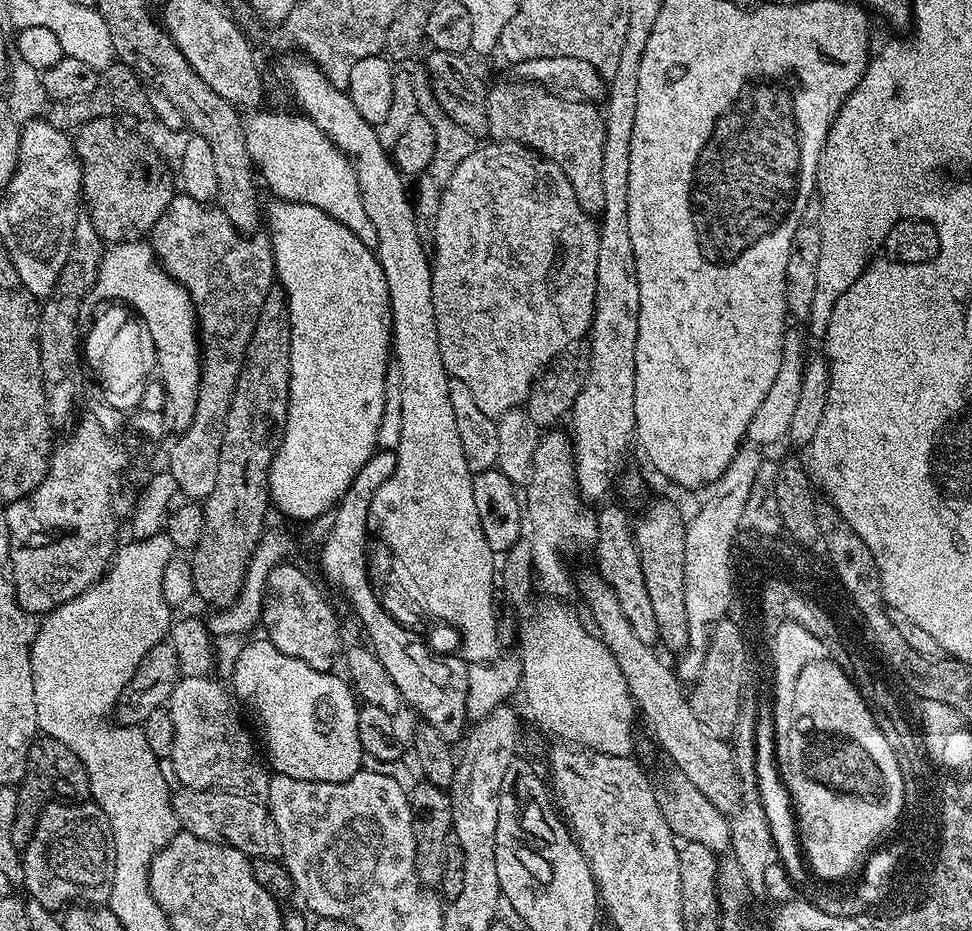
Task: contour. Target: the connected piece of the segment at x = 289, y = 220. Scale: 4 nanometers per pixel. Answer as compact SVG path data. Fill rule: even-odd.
M279 198L271 201L273 204L266 208L268 229L266 235L272 242L272 253L276 263L276 280L285 296L288 298L288 313L292 319L292 333L290 334L290 382L288 383L288 417L284 427L284 437L276 447L272 465L268 471L268 494L271 503L284 516L292 520L306 520L313 522L326 511L335 509L346 490L354 482L358 470L366 466L368 459L377 451L378 422L382 422L382 406L384 405L384 383L386 370L390 366L392 356L392 307L390 294L386 286L386 274L382 274L382 266L376 259L376 253L367 244L363 244L342 222L330 218L318 206L309 204L291 204L288 200Z

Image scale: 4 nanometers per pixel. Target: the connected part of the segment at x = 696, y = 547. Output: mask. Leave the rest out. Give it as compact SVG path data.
M742 446L734 454L730 466L714 483L707 485L708 497L700 504L686 524L686 622L688 623L688 646L679 653L674 668L681 681L694 682L700 676L702 662L708 653L712 627L729 615L728 607L734 604L729 593L728 559L729 537L732 537L736 522L744 522L746 498L754 490L754 478L758 478L758 466L762 459L761 449Z

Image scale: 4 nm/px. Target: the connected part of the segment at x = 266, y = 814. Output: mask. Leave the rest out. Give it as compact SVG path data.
M201 788L180 790L172 796L172 808L183 831L194 834L211 844L225 844L234 850L242 850L250 858L277 858L282 853L282 838L278 826L274 826L272 813L259 799L244 796L240 792L226 792Z

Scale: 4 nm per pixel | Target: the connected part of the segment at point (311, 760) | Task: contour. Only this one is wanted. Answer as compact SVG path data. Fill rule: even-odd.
M267 638L259 639L252 640L249 644L247 641L241 647L236 659L236 665L230 677L230 688L234 693L235 699L241 705L244 703L256 715L256 720L260 723L260 732L264 735L265 746L268 747L266 760L270 765L271 771L281 776L309 780L310 782L342 782L343 780L348 780L356 772L361 771L362 764L360 764L360 760L362 761L362 753L360 743L358 742L358 714L360 713L360 708L358 707L358 697L350 687L349 681L343 675L340 675L341 677L336 676L337 673L335 671L319 672L318 670L314 670L310 666L306 666L306 662L302 662L298 658L290 658L290 654L282 654L282 650L278 650L278 646L274 646Z

